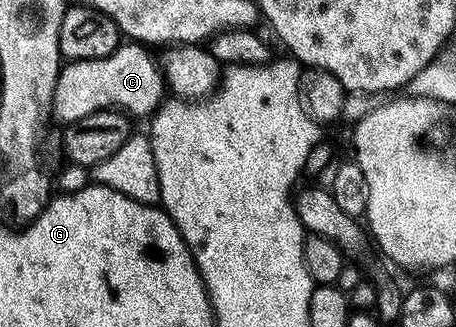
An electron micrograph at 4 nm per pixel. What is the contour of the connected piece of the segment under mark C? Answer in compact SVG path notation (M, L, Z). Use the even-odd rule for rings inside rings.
M121 42L113 52L107 56L90 58L89 60L74 60L65 63L60 69L54 94L52 95L52 107L50 109L53 117L57 116L61 120L61 125L67 126L78 122L87 115L94 115L95 112L111 110L110 108L125 108L128 112L133 112L136 116L151 117L153 113L161 107L166 93L166 76L161 65L151 56L149 49L141 43Z

